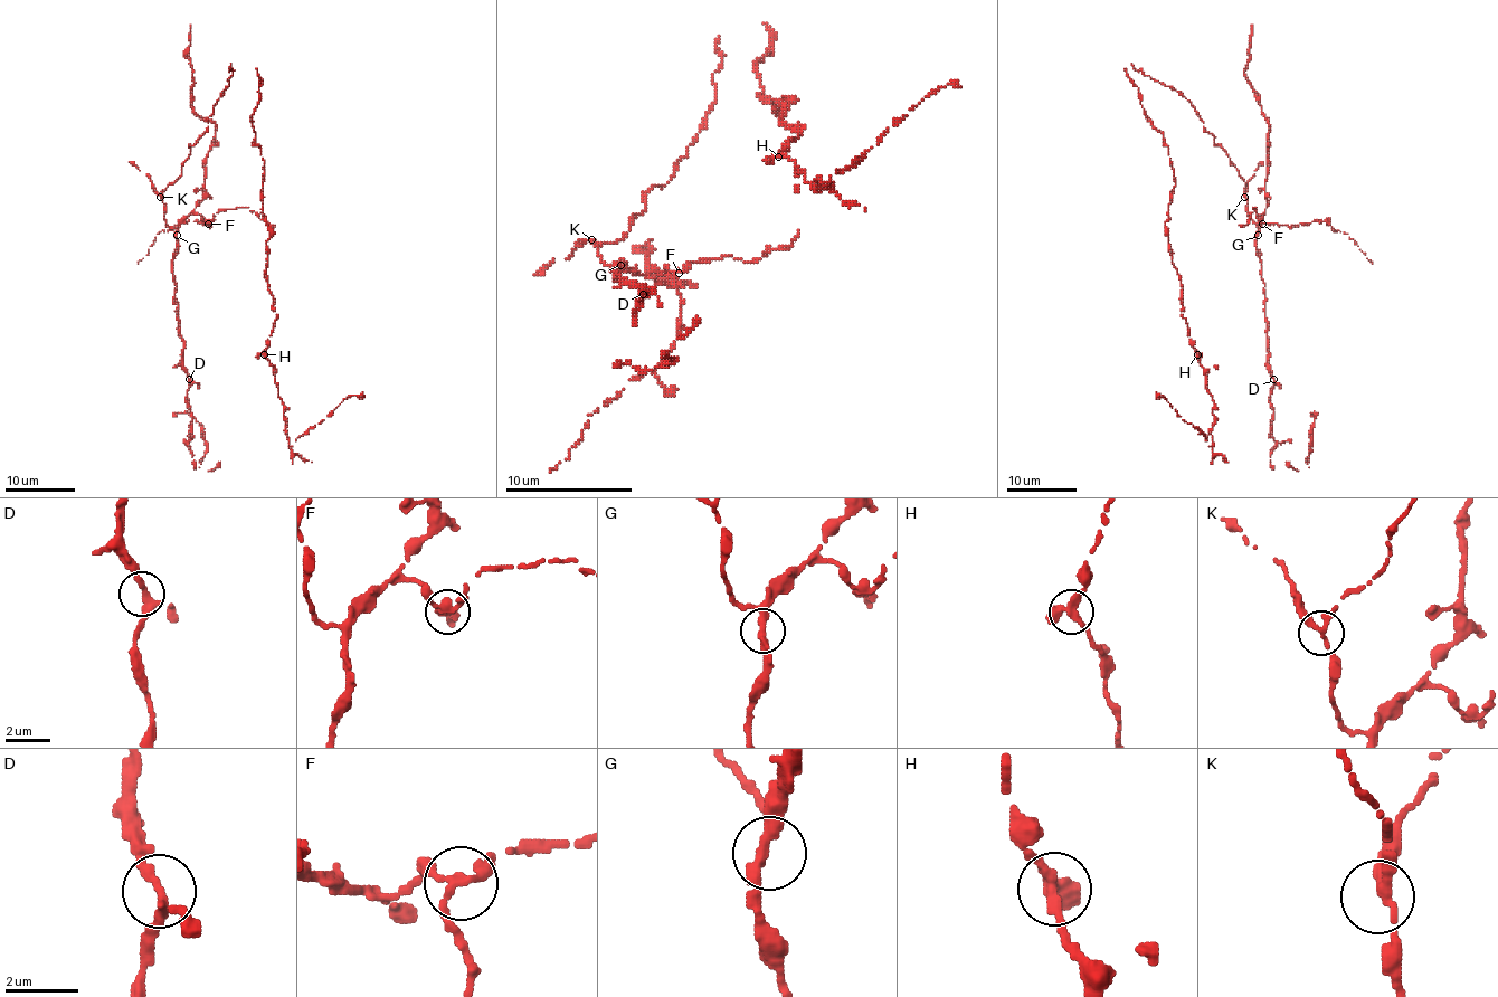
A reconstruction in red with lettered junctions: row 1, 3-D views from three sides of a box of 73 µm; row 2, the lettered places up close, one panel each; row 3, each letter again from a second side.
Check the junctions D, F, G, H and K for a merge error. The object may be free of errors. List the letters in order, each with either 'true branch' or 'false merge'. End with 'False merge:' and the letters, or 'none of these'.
D: true branch
F: false merge
G: true branch
H: true branch
K: true branch
False merge: F

